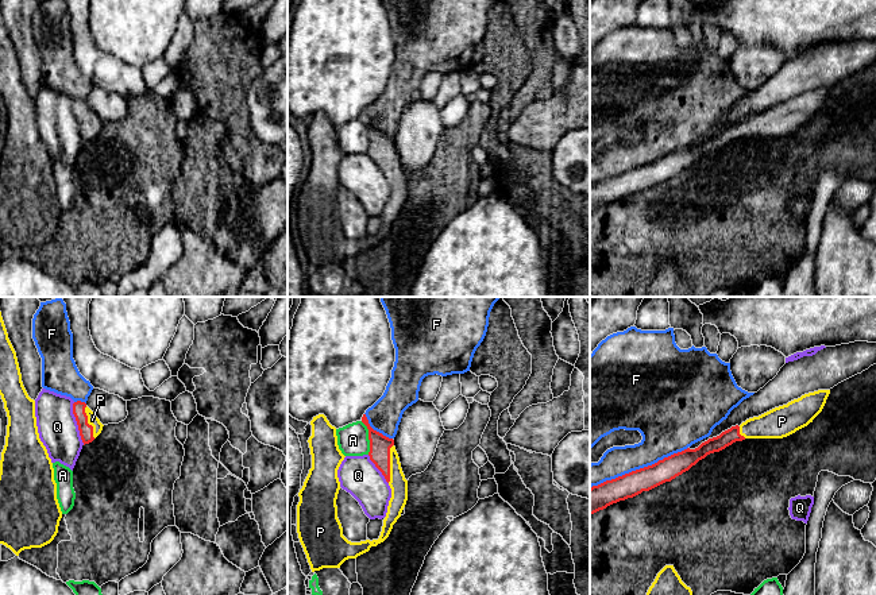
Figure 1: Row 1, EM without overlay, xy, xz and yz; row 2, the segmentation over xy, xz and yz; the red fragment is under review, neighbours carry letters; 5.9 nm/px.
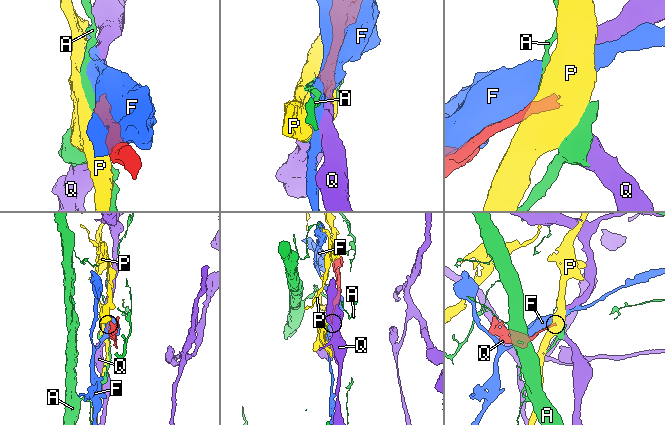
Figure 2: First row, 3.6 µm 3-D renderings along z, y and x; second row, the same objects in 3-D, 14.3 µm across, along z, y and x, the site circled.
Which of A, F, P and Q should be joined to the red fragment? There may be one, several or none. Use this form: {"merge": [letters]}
{"merge": ["P"]}

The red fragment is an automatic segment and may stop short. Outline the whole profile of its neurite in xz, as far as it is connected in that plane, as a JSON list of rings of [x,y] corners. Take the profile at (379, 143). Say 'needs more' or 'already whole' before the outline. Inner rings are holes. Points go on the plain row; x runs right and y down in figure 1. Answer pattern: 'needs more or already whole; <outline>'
needs more; [[[324,112],[313,115],[312,134],[308,138],[312,166],[298,190],[297,202],[297,231],[312,270],[340,266],[346,258],[356,256],[371,244],[383,240],[406,202],[408,178],[402,170],[394,138],[374,128],[366,112],[362,120],[368,127],[370,158],[391,186],[382,229],[378,237],[360,240],[351,240],[343,233],[336,197],[340,188],[337,167],[346,154],[339,147],[336,125]]]

